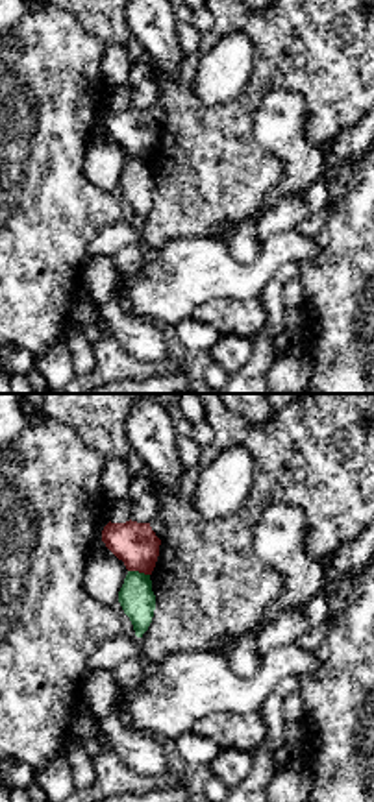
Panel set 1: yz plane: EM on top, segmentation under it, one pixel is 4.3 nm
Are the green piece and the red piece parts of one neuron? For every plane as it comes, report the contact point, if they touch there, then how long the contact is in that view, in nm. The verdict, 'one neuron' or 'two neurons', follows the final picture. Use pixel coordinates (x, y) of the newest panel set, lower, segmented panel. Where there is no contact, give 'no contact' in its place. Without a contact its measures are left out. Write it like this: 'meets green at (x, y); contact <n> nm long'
meets green at (137, 571); contact 100 nm long

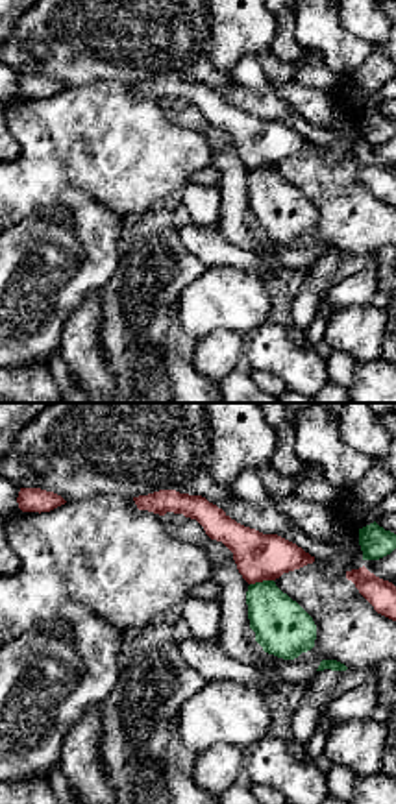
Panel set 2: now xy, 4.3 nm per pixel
meets green at (263, 581); contact 110 nm long

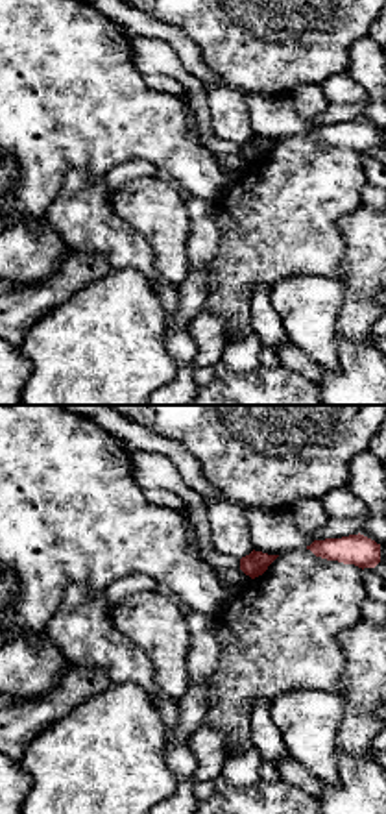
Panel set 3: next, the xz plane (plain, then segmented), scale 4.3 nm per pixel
no contact

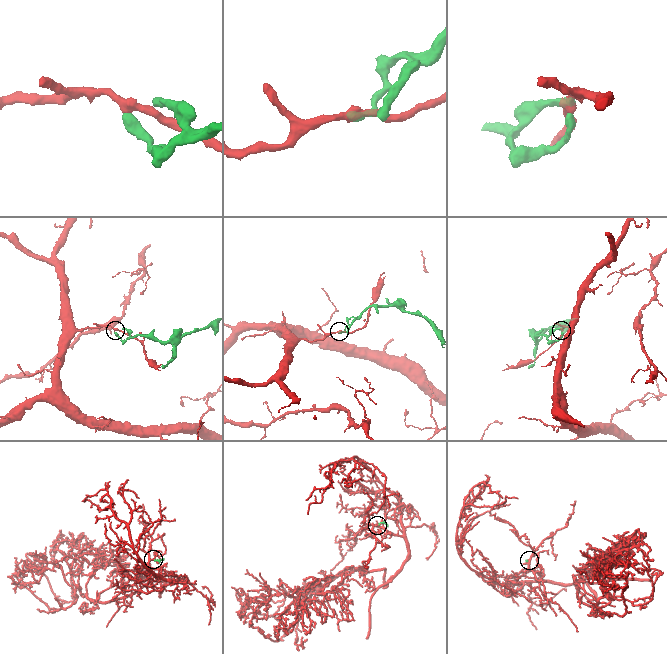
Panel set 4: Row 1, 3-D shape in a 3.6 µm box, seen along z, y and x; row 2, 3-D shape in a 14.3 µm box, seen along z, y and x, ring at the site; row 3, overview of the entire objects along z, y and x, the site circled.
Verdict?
two neurons

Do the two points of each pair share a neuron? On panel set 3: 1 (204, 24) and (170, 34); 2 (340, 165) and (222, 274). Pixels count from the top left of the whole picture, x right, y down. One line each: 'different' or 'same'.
1: different
2: same

